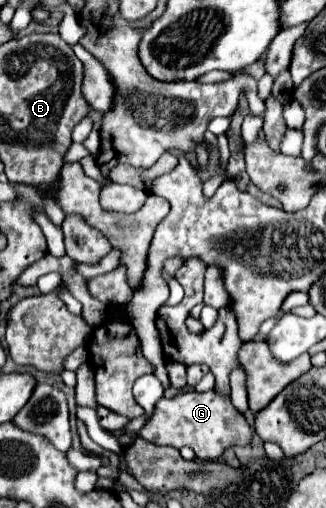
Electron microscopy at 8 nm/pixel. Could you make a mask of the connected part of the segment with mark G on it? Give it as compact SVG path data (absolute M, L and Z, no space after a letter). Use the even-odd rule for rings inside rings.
M189 390L175 398L161 398L155 404L153 418L137 432L137 436L157 446L189 446L199 460L217 460L231 446L247 446L253 438L253 430L247 418L231 404L229 396L219 396L215 390Z

